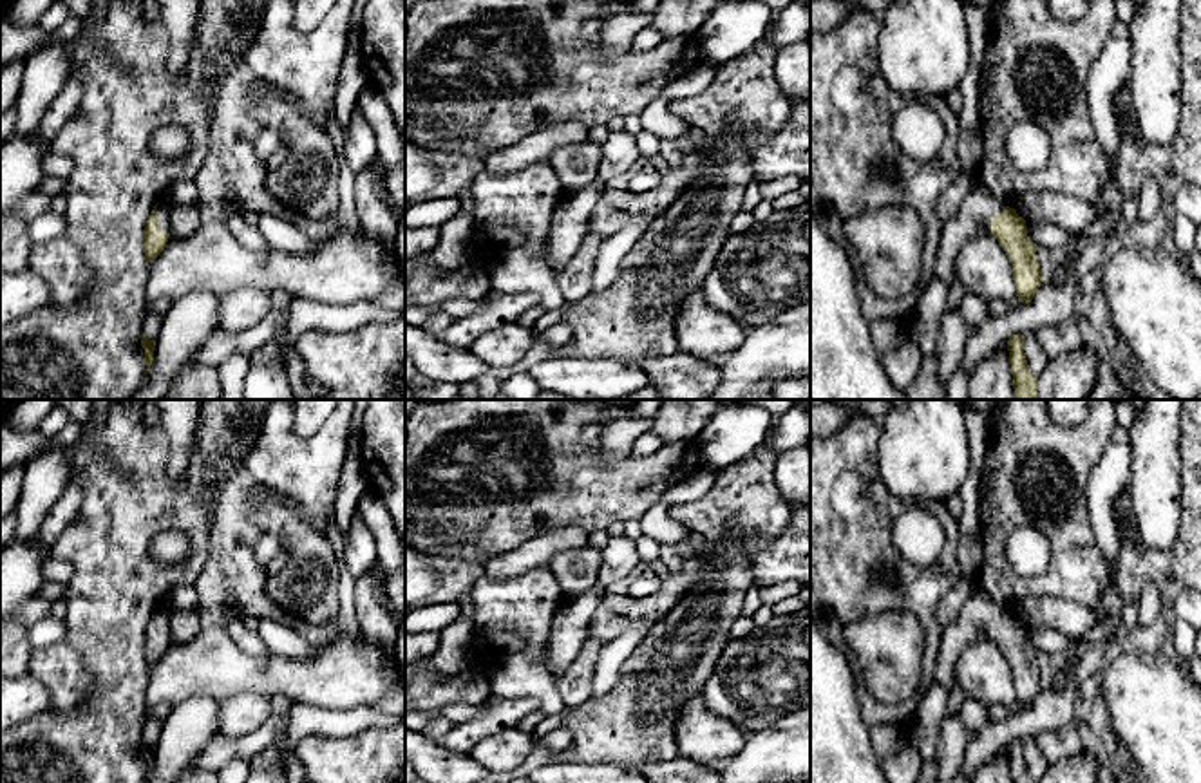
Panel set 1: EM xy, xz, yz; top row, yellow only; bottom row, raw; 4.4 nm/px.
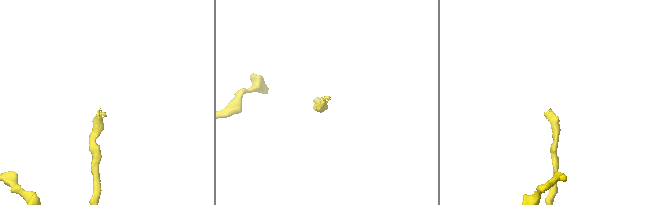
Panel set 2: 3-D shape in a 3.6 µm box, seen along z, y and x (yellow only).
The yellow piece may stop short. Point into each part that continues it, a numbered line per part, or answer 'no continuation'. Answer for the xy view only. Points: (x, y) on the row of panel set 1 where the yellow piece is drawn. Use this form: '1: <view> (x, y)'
1: xy (163, 208)

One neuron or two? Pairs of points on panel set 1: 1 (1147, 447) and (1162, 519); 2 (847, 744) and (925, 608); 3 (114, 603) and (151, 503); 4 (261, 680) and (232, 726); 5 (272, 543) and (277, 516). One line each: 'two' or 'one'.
1: one
2: two
3: one
4: two
5: two

